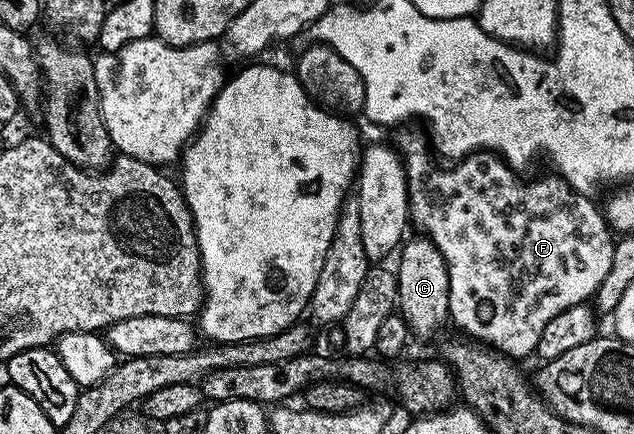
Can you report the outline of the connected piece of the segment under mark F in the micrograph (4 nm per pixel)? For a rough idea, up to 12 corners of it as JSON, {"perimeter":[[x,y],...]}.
{"perimeter":[[393,140],[449,319],[523,361],[598,292],[594,198],[486,149]]}

